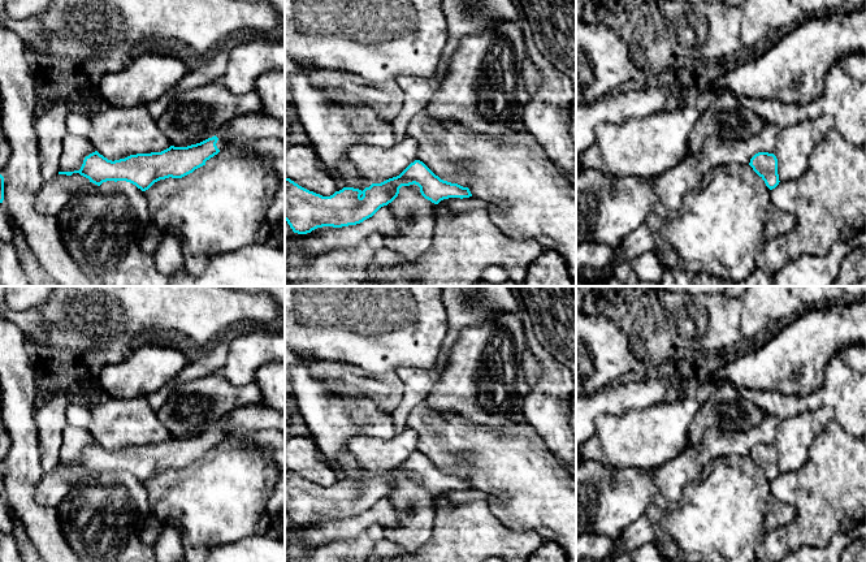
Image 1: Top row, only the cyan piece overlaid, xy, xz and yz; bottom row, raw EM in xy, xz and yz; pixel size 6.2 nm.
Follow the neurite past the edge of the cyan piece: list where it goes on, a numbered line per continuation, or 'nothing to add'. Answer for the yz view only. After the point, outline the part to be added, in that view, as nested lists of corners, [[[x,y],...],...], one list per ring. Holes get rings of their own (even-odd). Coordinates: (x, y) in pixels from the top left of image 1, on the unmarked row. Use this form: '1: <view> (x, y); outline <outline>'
nothing to add

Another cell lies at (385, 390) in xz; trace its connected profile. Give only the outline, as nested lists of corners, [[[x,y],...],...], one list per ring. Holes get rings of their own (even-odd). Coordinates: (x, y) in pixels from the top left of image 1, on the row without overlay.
[[[315,362],[311,375],[334,394],[369,399],[384,414],[391,415],[399,406],[404,385],[395,371],[371,373],[346,363]]]

